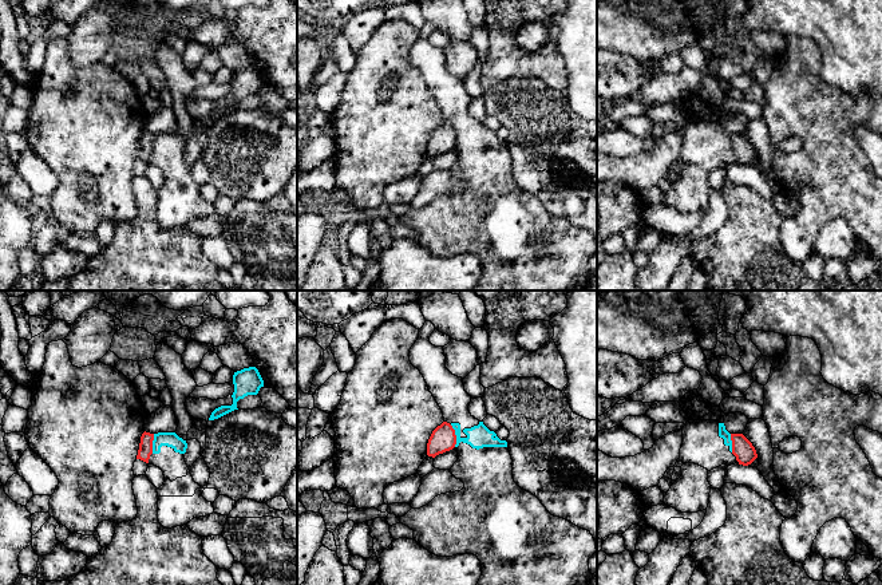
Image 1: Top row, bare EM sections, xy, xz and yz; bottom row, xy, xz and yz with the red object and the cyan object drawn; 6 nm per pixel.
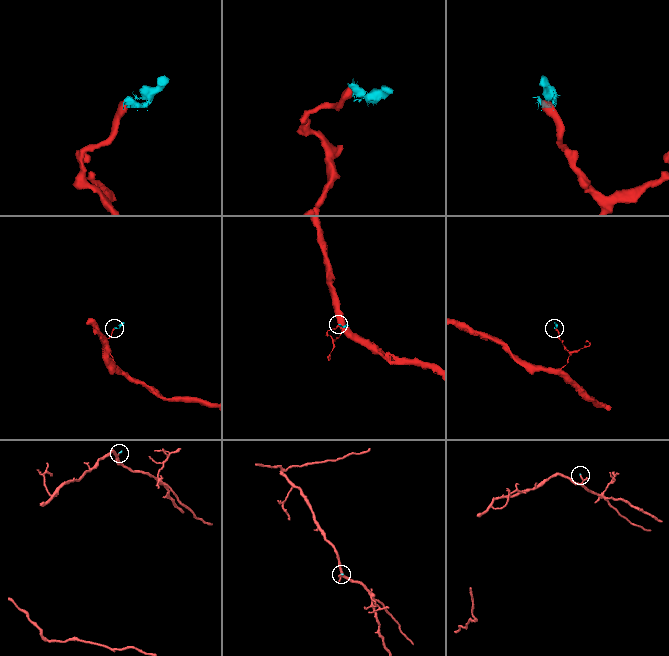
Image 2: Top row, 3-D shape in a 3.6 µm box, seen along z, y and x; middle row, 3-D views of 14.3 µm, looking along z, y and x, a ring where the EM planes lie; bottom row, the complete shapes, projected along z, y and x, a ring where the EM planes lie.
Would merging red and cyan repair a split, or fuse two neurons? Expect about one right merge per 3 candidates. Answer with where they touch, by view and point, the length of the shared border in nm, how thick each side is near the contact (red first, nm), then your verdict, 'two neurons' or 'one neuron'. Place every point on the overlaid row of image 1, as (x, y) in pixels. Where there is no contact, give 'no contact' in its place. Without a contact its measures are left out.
contact xz (455, 435); length 140 nm; calibres 150 and 140 nm; two neurons

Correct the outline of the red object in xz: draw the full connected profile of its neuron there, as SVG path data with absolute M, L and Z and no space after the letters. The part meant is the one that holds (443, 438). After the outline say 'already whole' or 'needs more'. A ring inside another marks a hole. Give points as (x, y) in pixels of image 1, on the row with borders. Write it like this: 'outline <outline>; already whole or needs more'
outline M443 422L438 426L427 443L427 455L435 458L439 454L450 451L456 444L456 435L452 426L447 422Z; already whole

